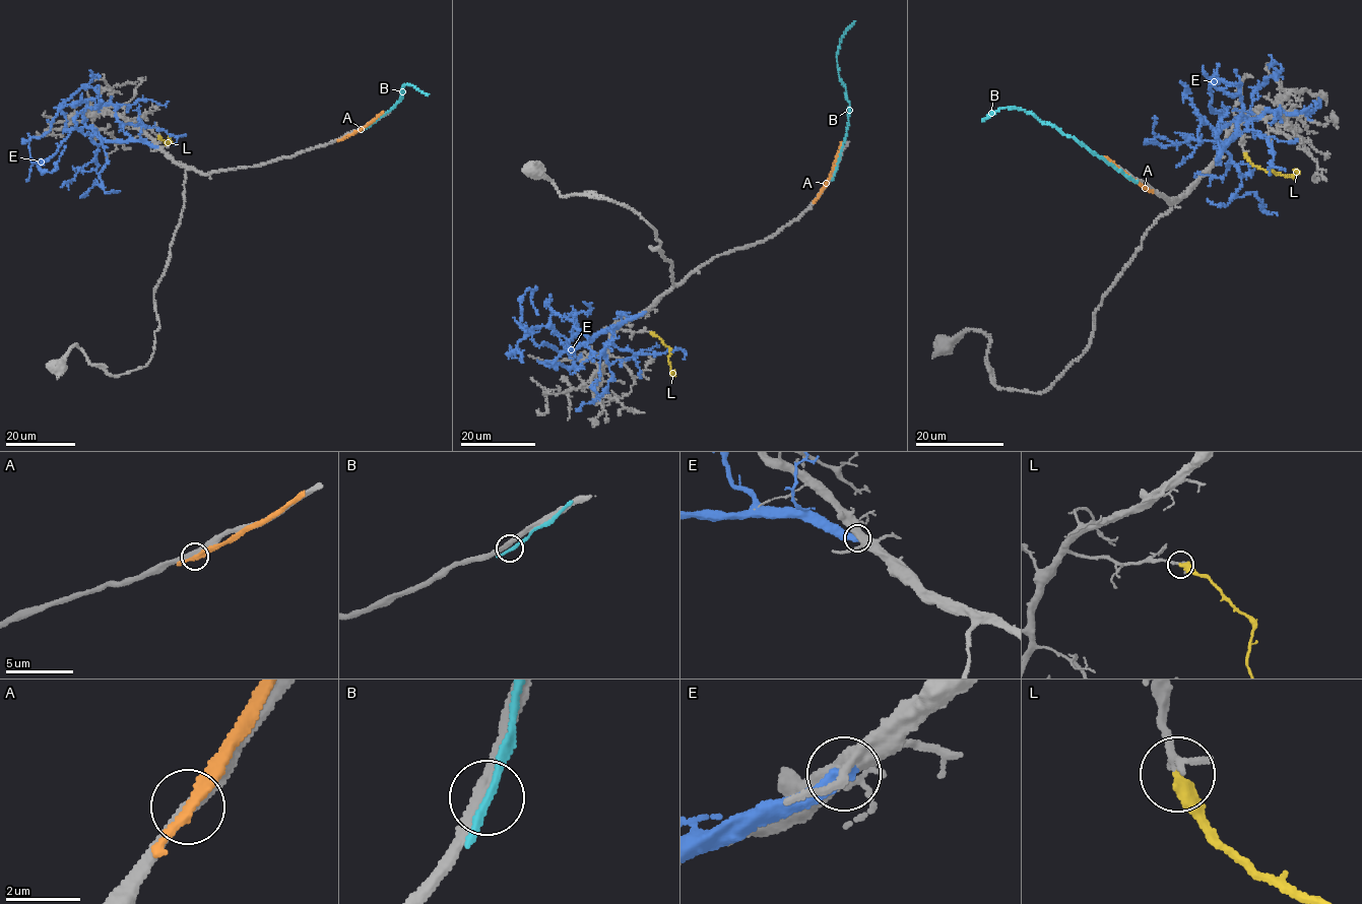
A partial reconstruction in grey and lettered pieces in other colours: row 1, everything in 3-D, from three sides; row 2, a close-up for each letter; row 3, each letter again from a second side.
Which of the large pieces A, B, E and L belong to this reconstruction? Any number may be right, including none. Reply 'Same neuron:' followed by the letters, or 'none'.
Same neuron: L

